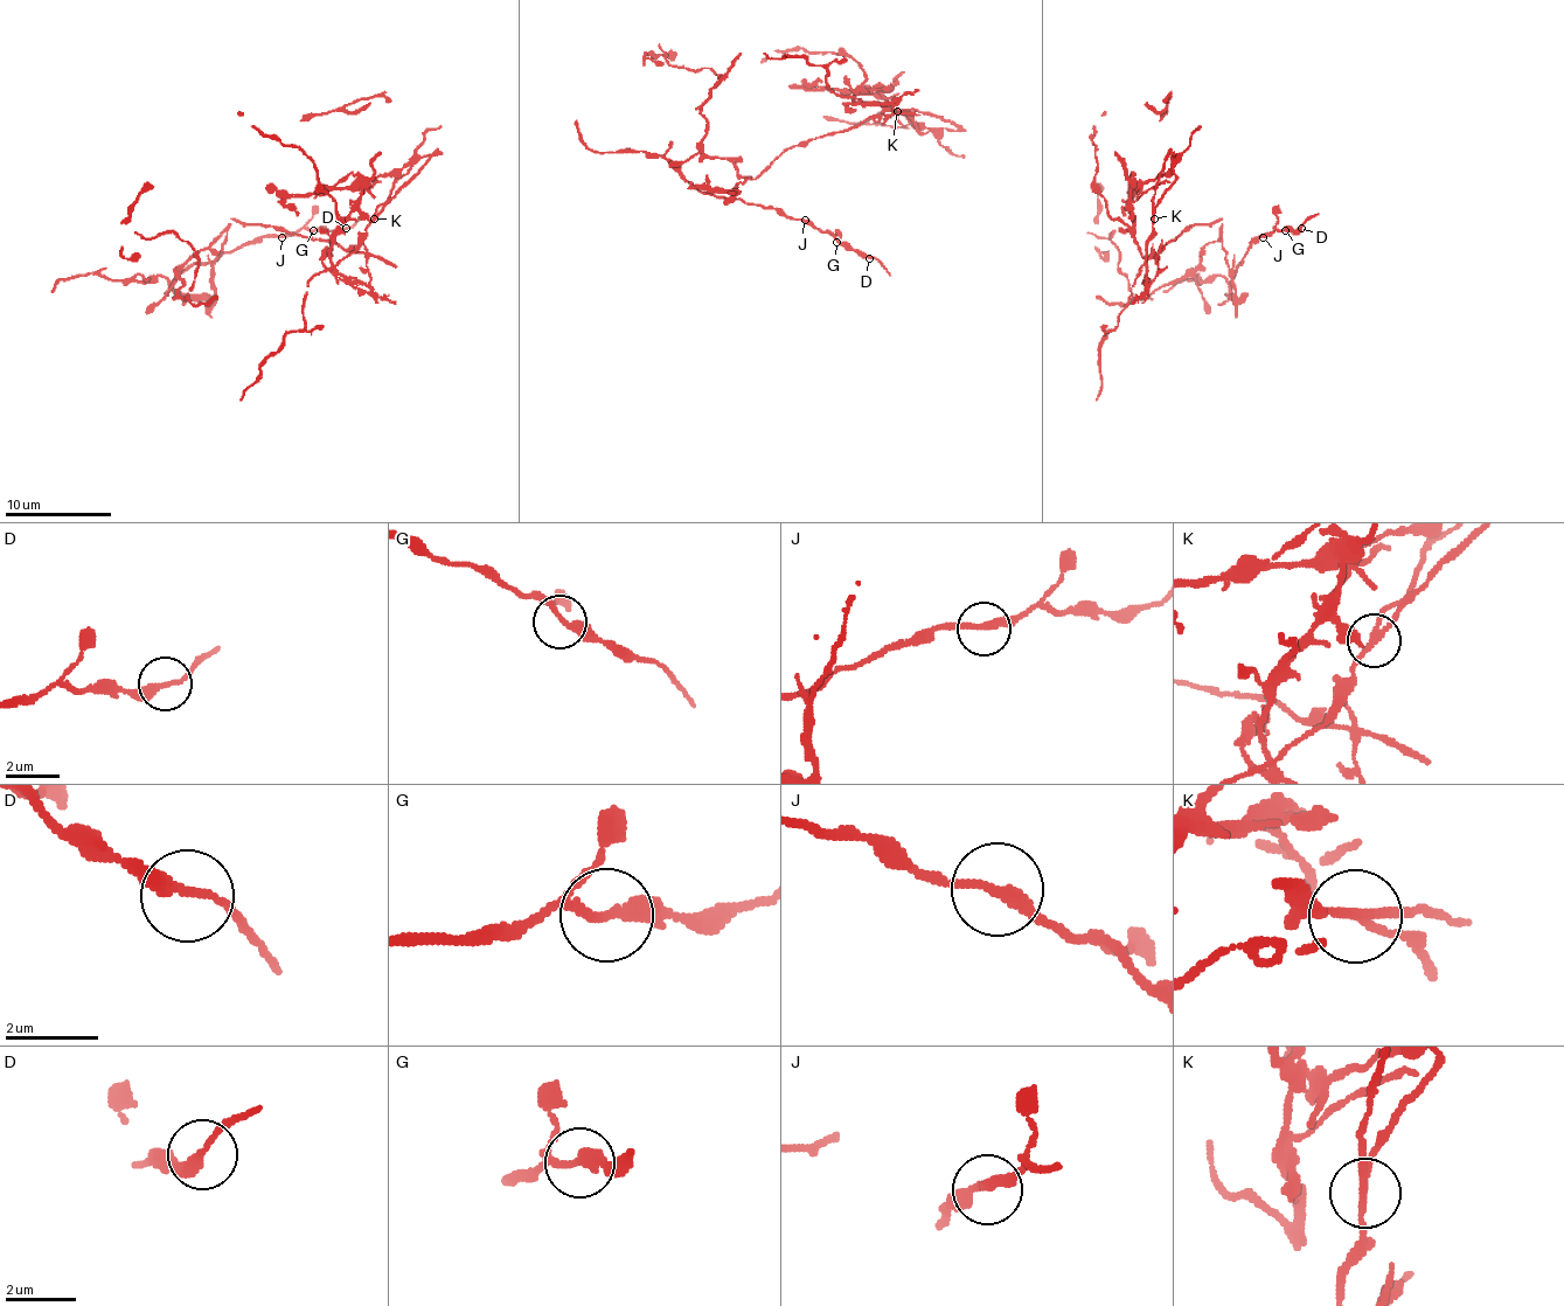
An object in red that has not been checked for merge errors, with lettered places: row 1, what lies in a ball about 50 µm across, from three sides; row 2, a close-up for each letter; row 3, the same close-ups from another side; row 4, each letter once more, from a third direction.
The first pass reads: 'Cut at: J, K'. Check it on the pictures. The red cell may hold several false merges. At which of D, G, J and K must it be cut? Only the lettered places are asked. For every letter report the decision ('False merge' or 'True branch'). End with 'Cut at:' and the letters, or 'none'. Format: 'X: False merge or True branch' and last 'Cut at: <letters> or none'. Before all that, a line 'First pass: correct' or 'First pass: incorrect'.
First pass: correct
D: True branch
G: True branch
J: False merge
K: False merge
Cut at: J, K

